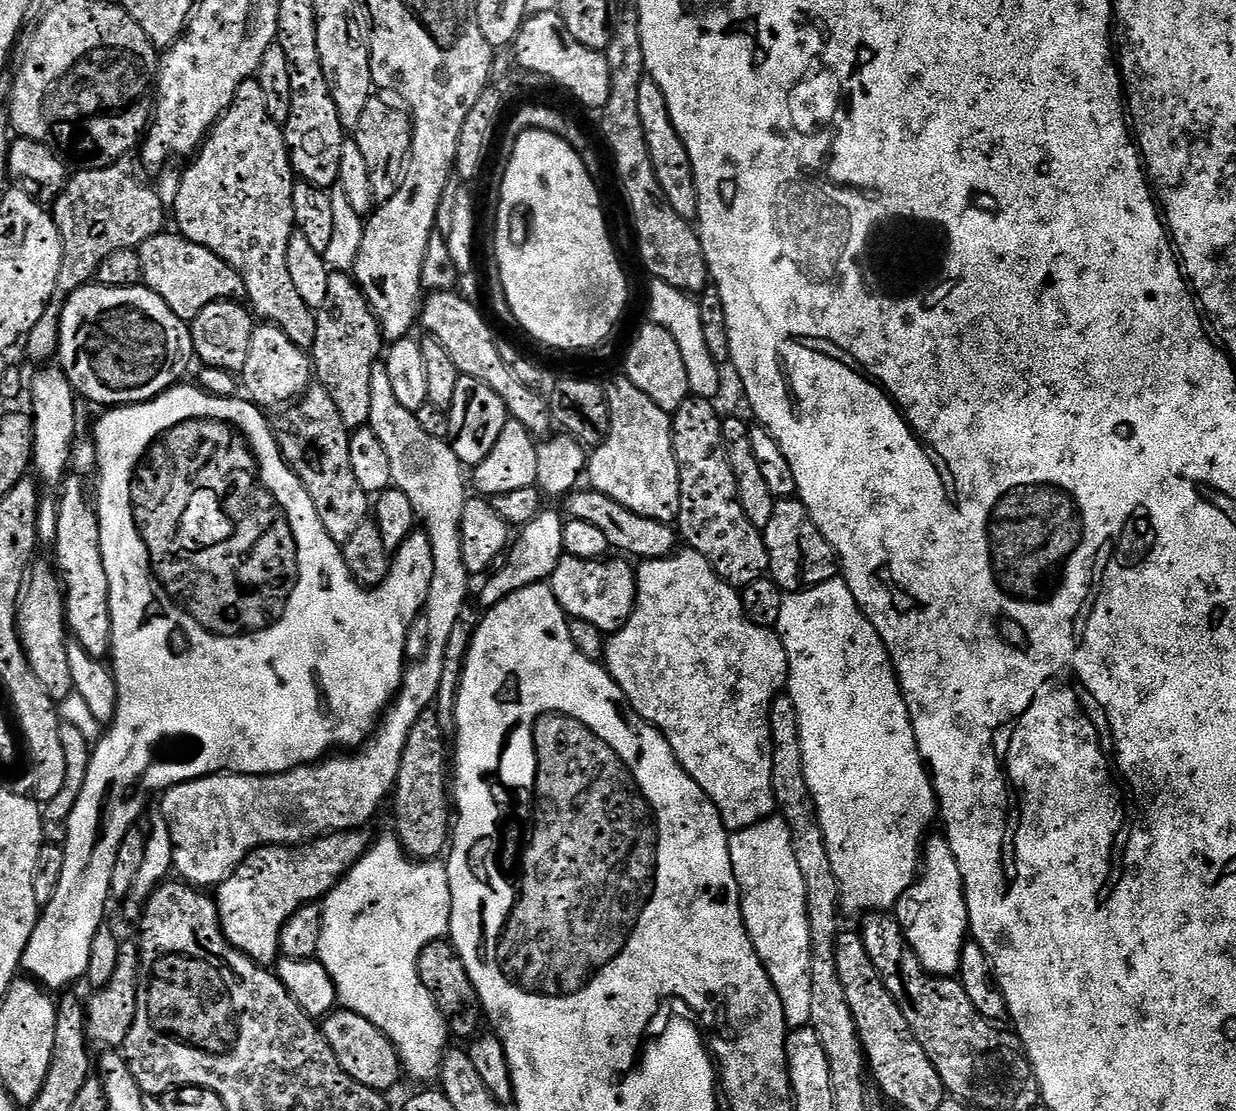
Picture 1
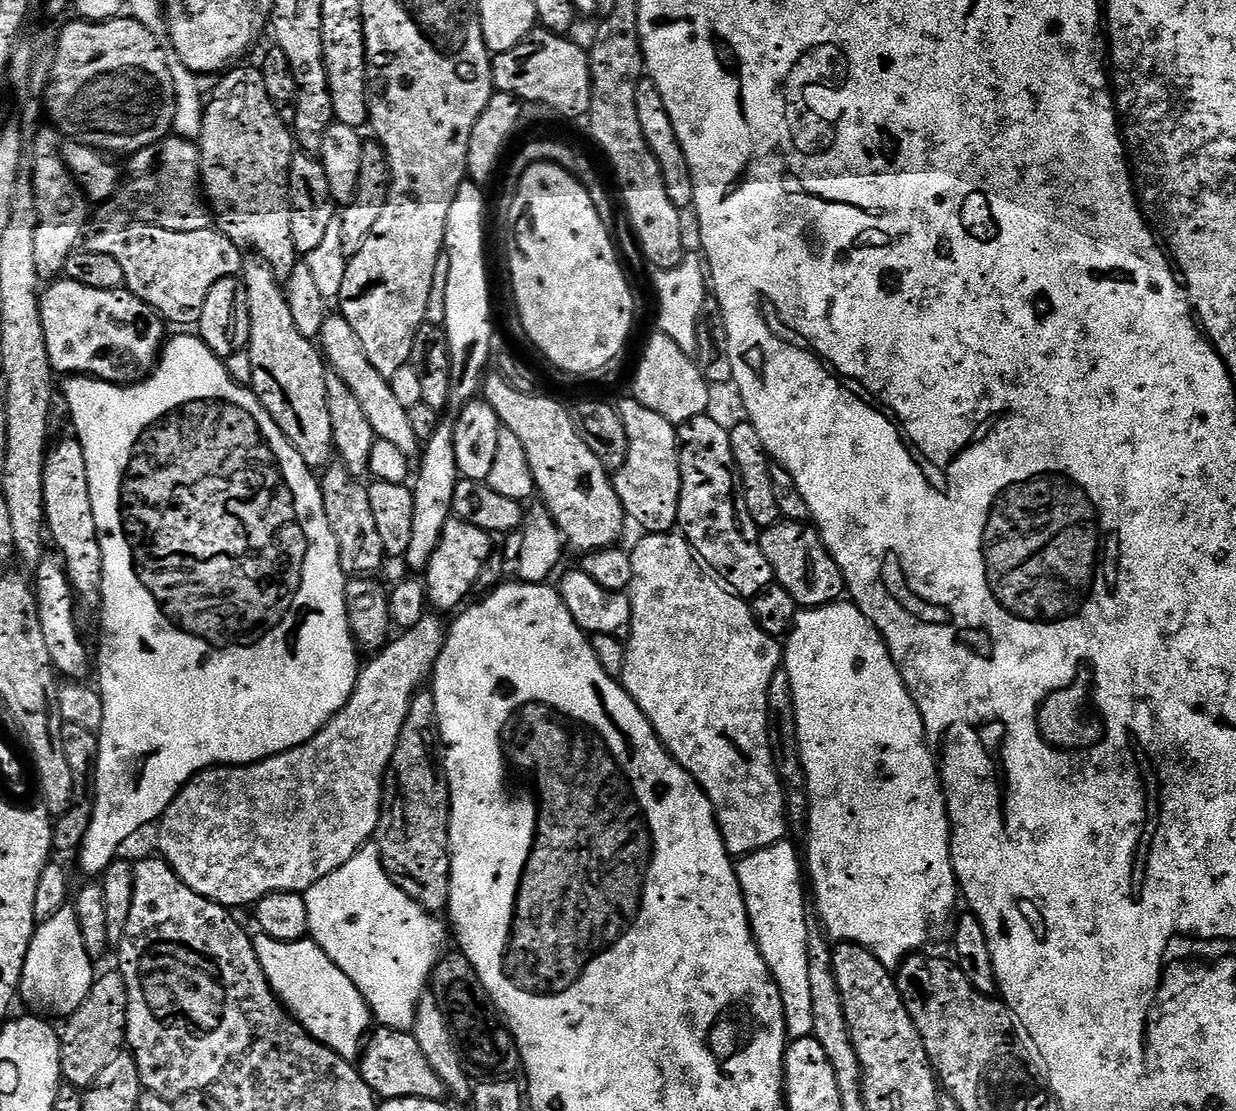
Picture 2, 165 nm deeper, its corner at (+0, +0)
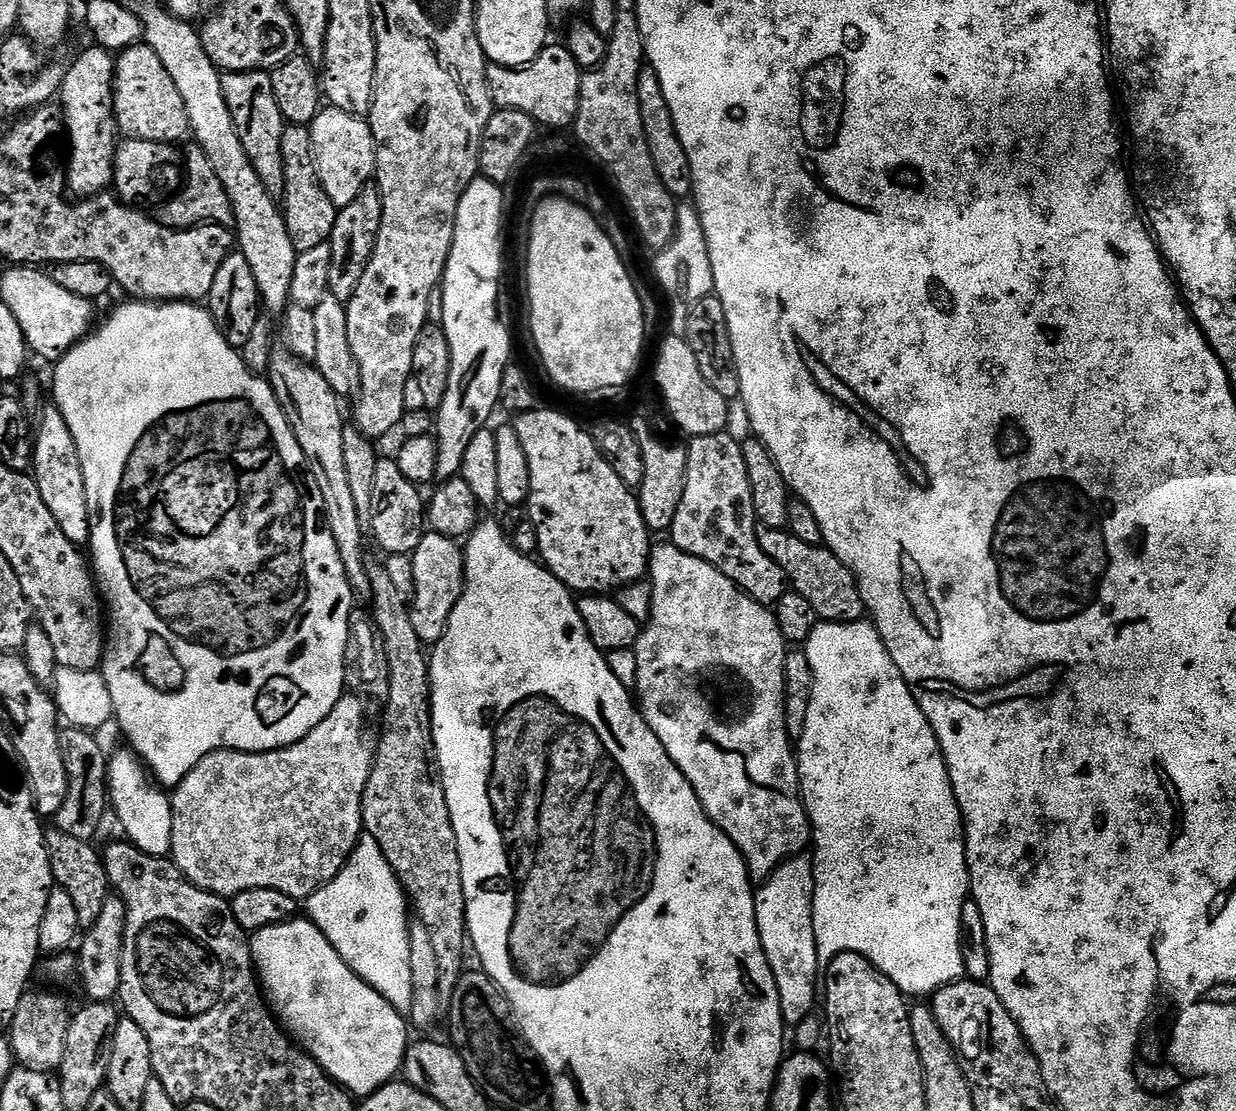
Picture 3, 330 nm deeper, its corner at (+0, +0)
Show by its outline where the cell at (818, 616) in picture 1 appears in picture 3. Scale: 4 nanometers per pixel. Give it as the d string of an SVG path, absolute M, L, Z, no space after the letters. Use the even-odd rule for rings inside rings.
M867 619L854 620L845 623L843 627L836 622L820 622L816 627L812 629L812 633L808 635L806 643L803 645L802 650L806 654L806 658L810 662L810 670L812 671L812 686L810 689L811 695L816 696L820 701L815 701L814 706L809 706L804 715L804 723L798 733L798 743L794 748L794 755L796 757L796 769L800 775L800 797L804 800L804 809L808 815L808 821L812 827L812 838L810 841L810 859L812 862L812 921L814 922L814 938L816 939L816 949L818 950L818 958L827 960L830 963L831 960L839 952L853 952L859 956L865 956L871 964L880 972L887 975L888 978L896 986L898 986L900 992L906 996L918 996L925 994L930 996L936 992L939 988L944 988L948 984L952 984L953 981L959 980L964 976L964 963L962 962L962 950L960 949L960 923L962 922L962 906L965 900L970 896L970 881L968 878L968 863L966 862L966 854L964 853L964 819L960 813L960 807L958 806L958 798L954 794L954 786L950 782L950 774L948 773L948 767L944 761L943 754L940 753L940 743L938 738L934 734L934 730L930 726L930 722L926 718L926 714L922 714L922 710L914 702L912 692L906 686L906 682L900 677L899 670L894 666L894 662L890 658L890 654L886 650L884 640L878 634L875 624L869 622Z

